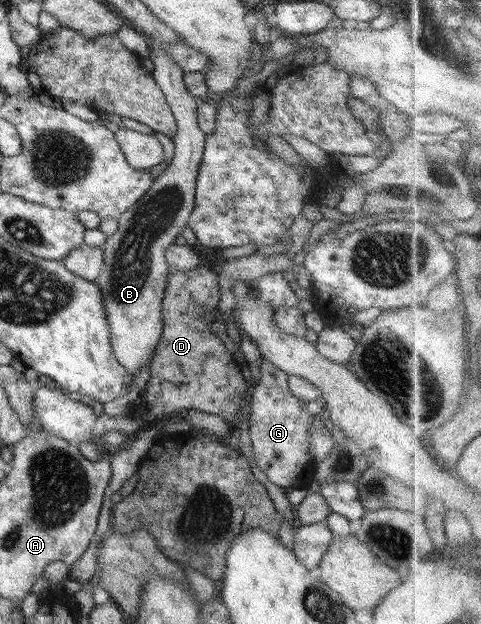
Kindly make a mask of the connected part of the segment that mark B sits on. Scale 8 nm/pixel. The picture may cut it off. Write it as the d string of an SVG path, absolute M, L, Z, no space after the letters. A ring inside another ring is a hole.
M151 37L150 59L153 62L151 76L159 86L163 95L173 111L178 126L174 142L174 157L168 167L160 174L153 183L153 186L144 194L127 212L119 218L119 230L113 236L107 237L101 249L104 254L104 265L96 283L99 285L103 295L104 309L107 313L107 320L110 326L111 346L120 365L123 365L134 378L139 368L150 362L154 355L155 347L159 342L164 327L162 315L162 300L172 273L172 268L166 259L166 248L181 236L181 232L188 224L189 217L194 209L194 196L196 191L196 178L202 161L202 154L205 148L207 134L203 133L197 125L197 101L198 99L187 91L183 81L184 71L171 58L164 47L164 43L155 37Z

